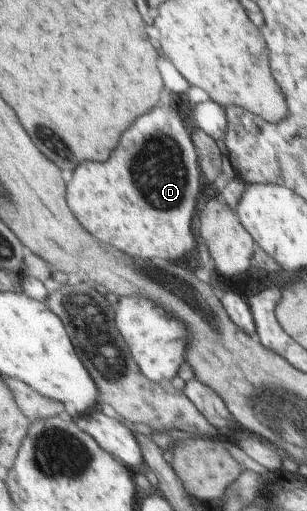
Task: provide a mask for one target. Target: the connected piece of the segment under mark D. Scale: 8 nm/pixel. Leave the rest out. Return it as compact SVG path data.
M159 107L151 109L141 117L141 121L137 121L137 125L133 125L133 129L129 129L129 133L125 133L125 137L121 137L117 149L109 153L107 161L85 161L75 167L65 188L68 209L76 221L81 221L89 235L105 241L106 246L117 247L126 256L157 264L177 262L179 257L195 247L191 219L195 211L195 193L199 191L200 154L191 140L177 115Z

